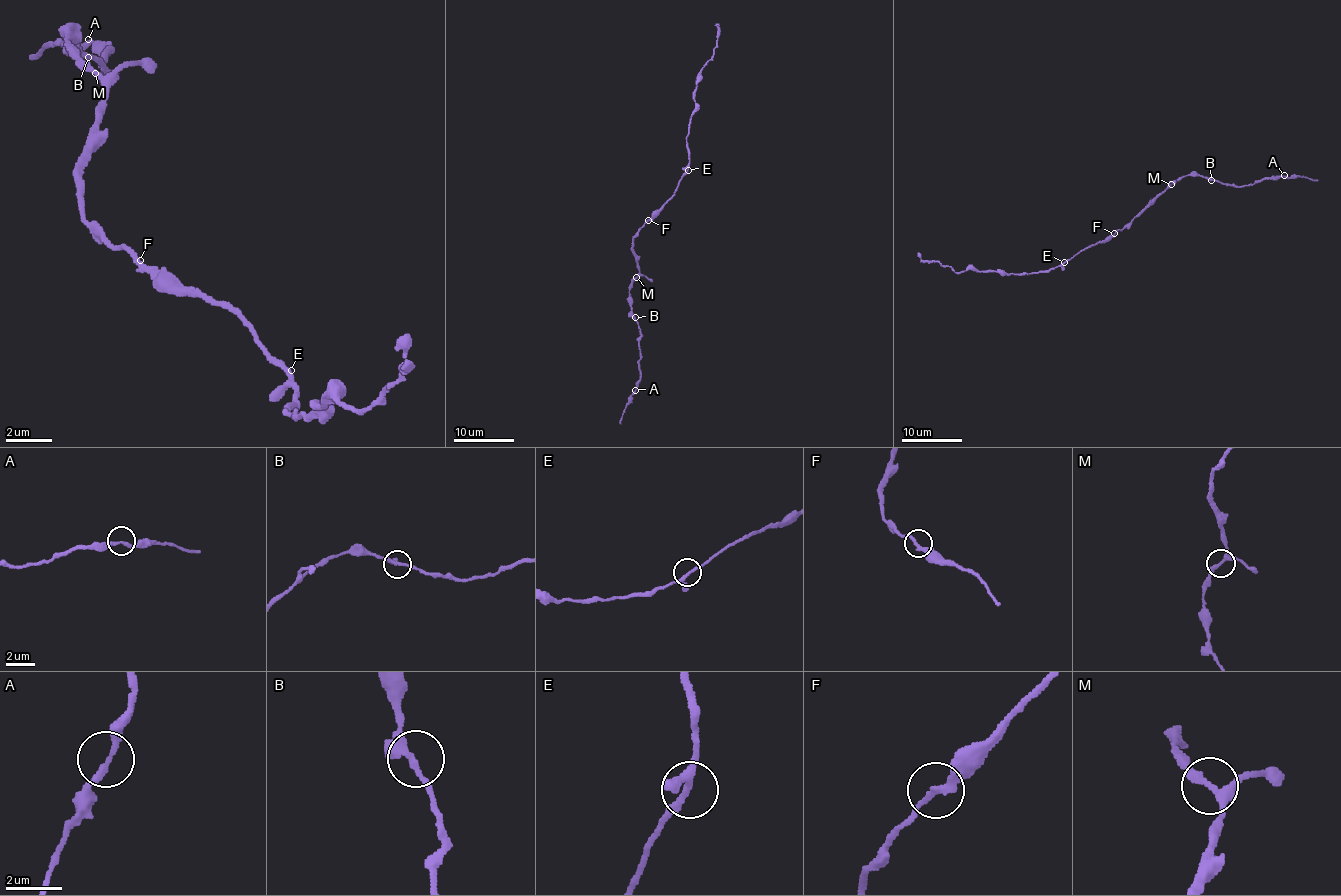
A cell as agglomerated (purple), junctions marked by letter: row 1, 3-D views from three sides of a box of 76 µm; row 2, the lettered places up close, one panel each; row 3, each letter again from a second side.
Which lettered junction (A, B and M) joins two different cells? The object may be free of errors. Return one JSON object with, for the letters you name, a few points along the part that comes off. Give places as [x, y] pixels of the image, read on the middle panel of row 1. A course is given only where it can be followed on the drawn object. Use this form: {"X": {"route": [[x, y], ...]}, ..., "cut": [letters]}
{"cut": []}

